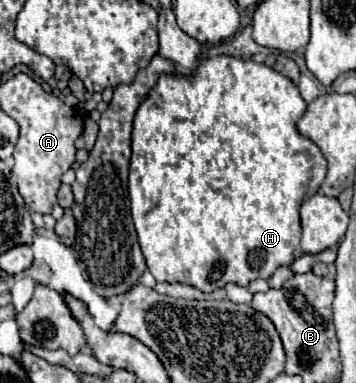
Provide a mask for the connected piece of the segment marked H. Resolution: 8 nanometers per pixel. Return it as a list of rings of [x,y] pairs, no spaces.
[[[217,55],[197,63],[195,75],[161,75],[147,97],[141,101],[135,119],[133,119],[133,133],[131,133],[131,161],[129,161],[129,199],[131,199],[131,215],[139,235],[139,245],[143,257],[147,261],[149,271],[153,277],[163,283],[189,283],[205,293],[225,287],[227,283],[237,283],[247,287],[253,279],[269,279],[271,273],[281,267],[289,265],[295,259],[295,247],[299,247],[301,239],[301,221],[299,221],[299,205],[305,197],[317,193],[321,181],[327,175],[327,161],[319,147],[303,137],[297,131],[297,121],[305,113],[307,103],[299,95],[299,89],[291,79],[277,73],[275,69],[267,67],[265,63],[259,65],[253,59],[239,59],[231,55]]]

